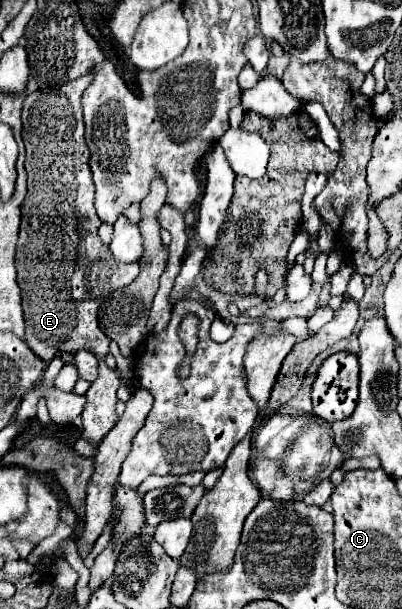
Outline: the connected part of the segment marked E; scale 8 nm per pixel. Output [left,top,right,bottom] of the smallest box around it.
[17,74,139,444]

